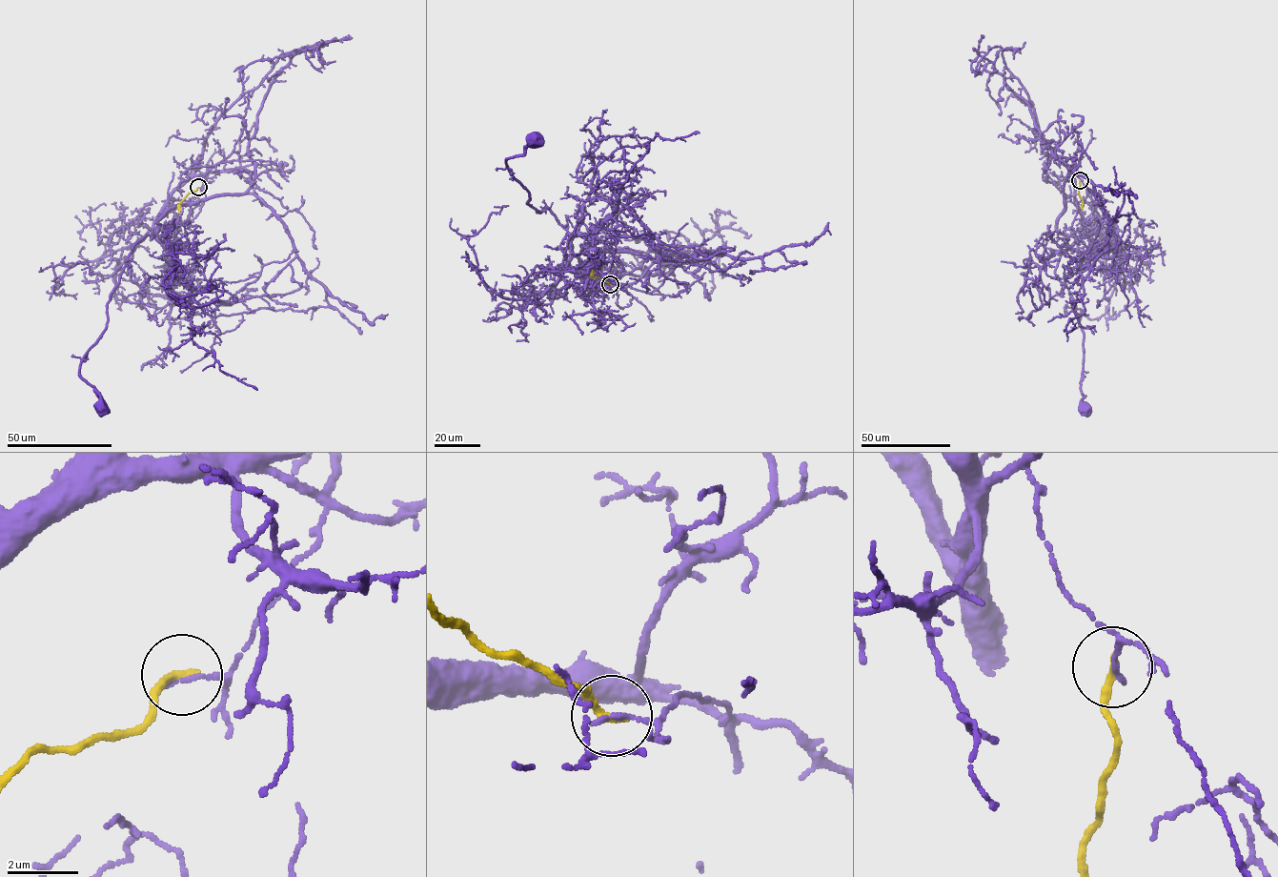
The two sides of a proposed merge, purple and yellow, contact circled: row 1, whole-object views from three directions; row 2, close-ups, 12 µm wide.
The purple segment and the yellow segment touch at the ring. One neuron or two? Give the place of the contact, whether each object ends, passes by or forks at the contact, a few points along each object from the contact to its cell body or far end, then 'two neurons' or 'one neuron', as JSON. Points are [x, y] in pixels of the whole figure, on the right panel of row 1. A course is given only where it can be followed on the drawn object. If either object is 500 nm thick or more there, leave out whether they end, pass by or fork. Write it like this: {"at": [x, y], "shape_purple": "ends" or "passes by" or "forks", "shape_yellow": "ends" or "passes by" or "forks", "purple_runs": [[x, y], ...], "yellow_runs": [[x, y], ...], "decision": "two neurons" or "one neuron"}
{"at": [1080, 180], "shape_purple": "ends", "shape_yellow": "ends", "purple_runs": [[1080, 180], [1075, 171], [1073, 196], [1083, 235], [1060, 256], [1055, 273], [1073, 299], [1084, 334], [1085, 412]], "yellow_runs": [[1080, 180], [1082, 210]], "decision": "two neurons"}

